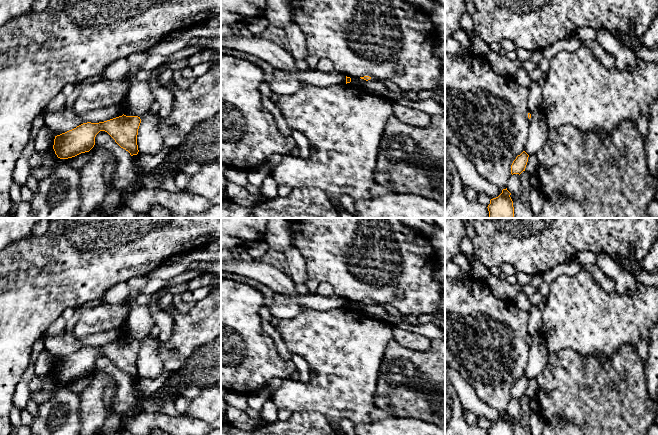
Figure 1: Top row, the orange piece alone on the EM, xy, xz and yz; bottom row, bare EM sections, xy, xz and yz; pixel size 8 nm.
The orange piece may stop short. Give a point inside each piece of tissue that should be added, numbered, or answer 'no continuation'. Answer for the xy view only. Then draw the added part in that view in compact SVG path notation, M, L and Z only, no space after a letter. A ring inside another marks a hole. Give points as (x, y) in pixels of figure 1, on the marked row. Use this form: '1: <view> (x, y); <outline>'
no continuation

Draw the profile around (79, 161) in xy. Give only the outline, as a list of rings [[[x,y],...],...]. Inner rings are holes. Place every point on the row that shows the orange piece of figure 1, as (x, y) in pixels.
[[[89,152],[81,153],[81,154],[77,155],[77,156],[75,156],[75,157],[68,158],[68,159],[60,159],[60,158],[58,158],[57,162],[51,167],[40,167],[40,168],[35,169],[33,171],[33,176],[35,177],[35,179],[37,181],[46,178],[49,174],[51,174],[53,172],[55,166],[58,163],[70,164],[74,168],[81,171],[82,168],[89,161],[89,159],[90,159],[90,153]]]

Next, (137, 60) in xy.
[[[136,52],[132,53],[127,57],[129,63],[131,64],[131,70],[133,74],[136,74],[142,69],[142,66],[145,64],[148,59],[146,52]]]

